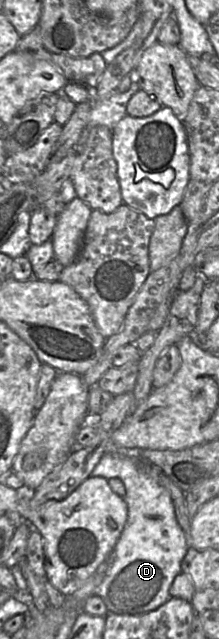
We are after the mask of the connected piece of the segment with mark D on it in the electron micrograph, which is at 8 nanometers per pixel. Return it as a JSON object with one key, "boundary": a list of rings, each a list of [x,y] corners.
{"boundary":[[[116,448],[114,450],[108,451],[101,457],[100,461],[97,463],[97,465],[95,466],[95,468],[93,469],[90,475],[93,477],[100,476],[107,480],[111,478],[119,478],[124,483],[125,490],[126,490],[124,500],[127,503],[127,507],[128,507],[127,523],[111,555],[106,560],[107,569],[104,574],[104,578],[101,584],[97,587],[95,592],[95,595],[100,597],[103,600],[108,613],[138,615],[142,613],[147,613],[149,611],[153,611],[158,607],[160,607],[161,605],[163,605],[165,602],[167,602],[168,599],[171,598],[171,596],[169,595],[169,589],[171,587],[171,584],[175,579],[175,577],[181,573],[181,562],[185,557],[188,548],[190,547],[188,543],[188,536],[186,536],[186,534],[181,529],[181,527],[179,526],[176,520],[175,508],[169,492],[162,485],[160,485],[152,476],[148,474],[147,470],[143,465],[150,464],[150,463],[146,463],[144,460],[141,459],[140,451],[141,449],[131,449],[131,448]]]}

